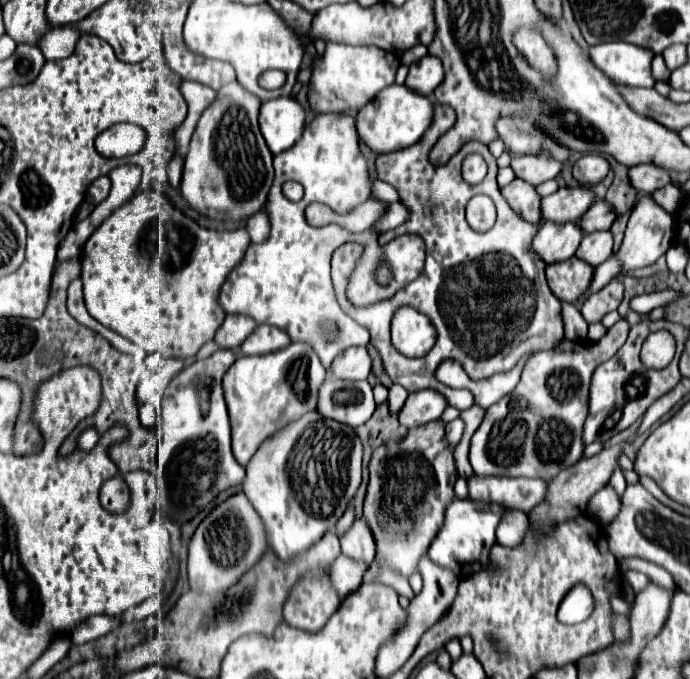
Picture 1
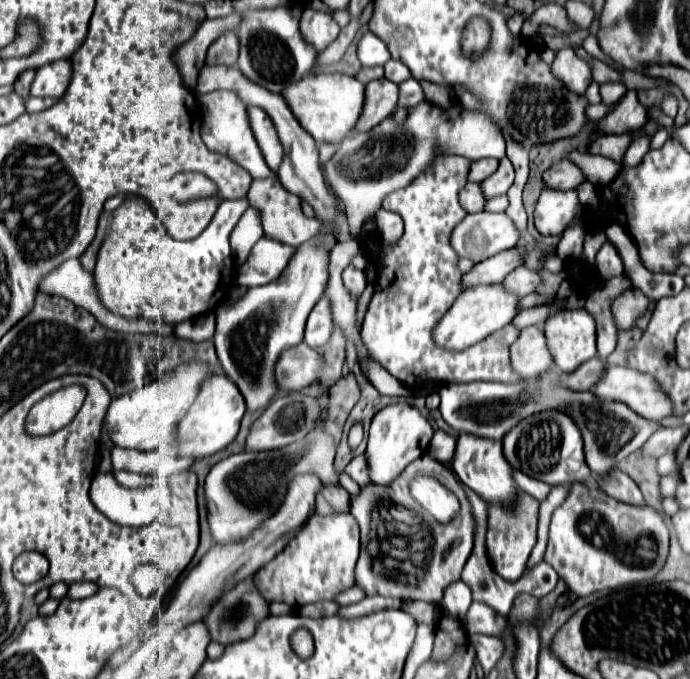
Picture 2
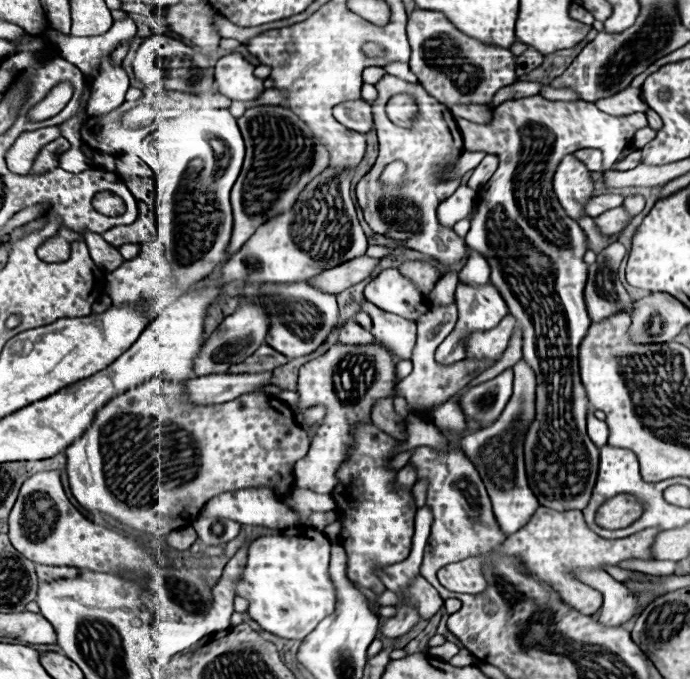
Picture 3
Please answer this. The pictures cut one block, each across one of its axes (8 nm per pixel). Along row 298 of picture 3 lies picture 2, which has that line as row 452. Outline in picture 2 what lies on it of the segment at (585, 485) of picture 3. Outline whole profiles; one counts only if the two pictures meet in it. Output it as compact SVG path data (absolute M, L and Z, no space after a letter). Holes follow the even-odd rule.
M540 412L524 418L504 436L504 456L512 468L542 480L550 486L588 482L590 468L584 460L582 436L578 426L562 412Z

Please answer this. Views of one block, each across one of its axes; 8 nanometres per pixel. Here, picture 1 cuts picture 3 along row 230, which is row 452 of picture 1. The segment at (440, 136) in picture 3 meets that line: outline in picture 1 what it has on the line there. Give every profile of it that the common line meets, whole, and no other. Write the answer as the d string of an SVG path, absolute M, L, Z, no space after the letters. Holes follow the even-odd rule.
M436 420L408 432L408 436L400 442L388 442L374 450L364 516L374 532L378 556L364 582L372 582L376 570L384 564L408 576L426 554L432 538L440 530L440 524L444 524L444 508L448 508L448 504L456 498L454 482L458 478L454 450L448 448L444 436L444 424Z

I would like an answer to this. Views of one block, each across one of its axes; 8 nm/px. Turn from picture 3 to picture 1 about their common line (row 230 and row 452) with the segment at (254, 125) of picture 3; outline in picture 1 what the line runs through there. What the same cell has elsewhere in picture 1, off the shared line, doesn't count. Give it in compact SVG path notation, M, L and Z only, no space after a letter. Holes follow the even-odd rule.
M294 342L264 356L240 356L224 374L224 398L232 426L232 452L238 464L246 466L258 446L278 428L316 410L318 388L326 378L326 368L310 344Z

